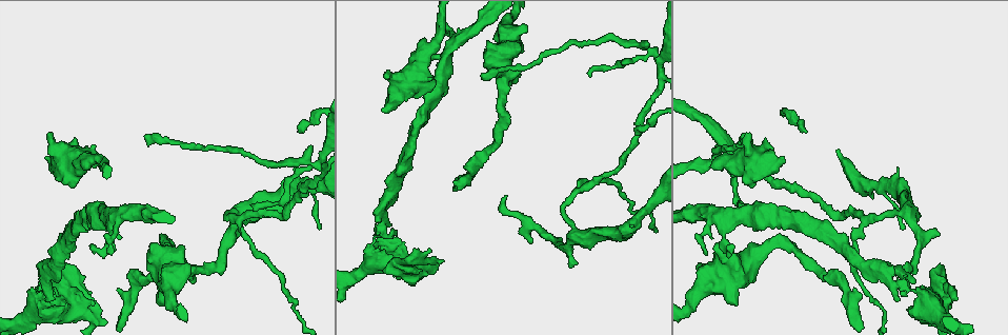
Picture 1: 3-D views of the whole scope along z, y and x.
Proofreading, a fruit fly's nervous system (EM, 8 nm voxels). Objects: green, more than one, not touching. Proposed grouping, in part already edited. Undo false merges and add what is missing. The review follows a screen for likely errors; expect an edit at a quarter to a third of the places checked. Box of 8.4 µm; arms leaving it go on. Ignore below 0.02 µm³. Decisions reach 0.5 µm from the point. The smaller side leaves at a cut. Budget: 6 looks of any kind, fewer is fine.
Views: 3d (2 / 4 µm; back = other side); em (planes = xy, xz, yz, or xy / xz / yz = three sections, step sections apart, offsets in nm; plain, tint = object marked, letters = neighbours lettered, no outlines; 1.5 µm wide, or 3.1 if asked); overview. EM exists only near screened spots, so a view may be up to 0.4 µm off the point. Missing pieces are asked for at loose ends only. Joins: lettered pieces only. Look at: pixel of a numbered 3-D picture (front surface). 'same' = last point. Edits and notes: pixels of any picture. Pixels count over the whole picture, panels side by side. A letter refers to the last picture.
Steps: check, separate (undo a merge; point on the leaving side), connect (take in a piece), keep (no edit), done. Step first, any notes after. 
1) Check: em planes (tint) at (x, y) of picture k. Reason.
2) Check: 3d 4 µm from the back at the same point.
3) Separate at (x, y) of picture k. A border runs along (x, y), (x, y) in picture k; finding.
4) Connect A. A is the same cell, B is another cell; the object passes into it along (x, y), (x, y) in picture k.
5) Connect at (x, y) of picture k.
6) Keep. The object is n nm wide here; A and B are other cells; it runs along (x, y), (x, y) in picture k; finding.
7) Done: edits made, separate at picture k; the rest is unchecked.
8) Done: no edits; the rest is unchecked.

Check: 3d 4 µm at (862, 217) of picture 1. A fork.

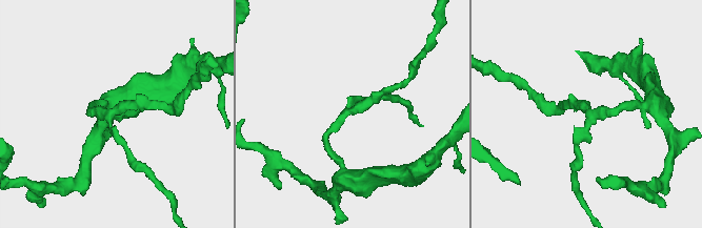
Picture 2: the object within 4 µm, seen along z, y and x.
Check: em xz step 4 (tint) at (115, 109) of picture 2. 3 arms meet here.

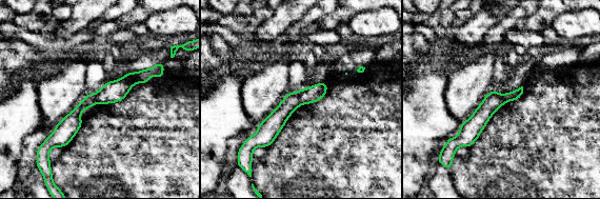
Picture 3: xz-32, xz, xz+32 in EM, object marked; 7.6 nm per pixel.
Check: em planes (letters) at the same point.

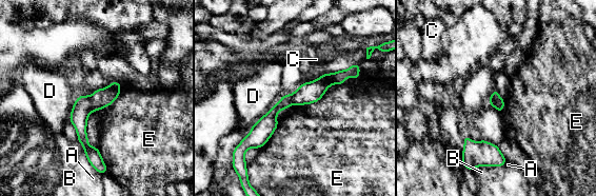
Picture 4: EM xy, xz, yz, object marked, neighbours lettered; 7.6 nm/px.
Separate at (101, 98) of picture 4. A, B, C, D and E are other cells; the part that leaves runs along (352, 73), (294, 98) in picture 4; two cells meet here.

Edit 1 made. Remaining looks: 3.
Check: overview. See it whole again.

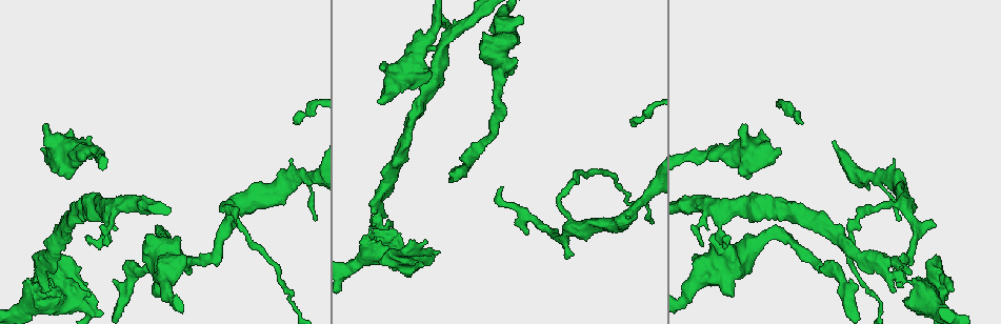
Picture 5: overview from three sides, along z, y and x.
Check: em xy step 8 (tint) at (155, 296) of picture 5. Thick end.

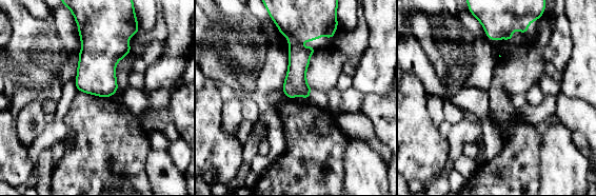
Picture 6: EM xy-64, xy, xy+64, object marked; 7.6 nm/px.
Check: em planes (letters) at the same point.

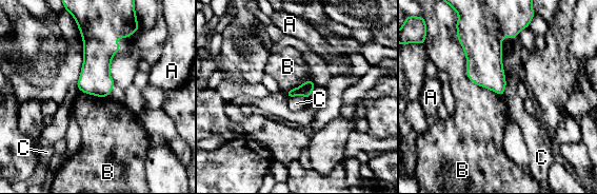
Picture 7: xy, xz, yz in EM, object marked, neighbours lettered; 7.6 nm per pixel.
Keep. A, B and C are other cells; a border runs along (456, 34), (466, 76), (502, 96) in picture 7; no lettered piece goes on from it.

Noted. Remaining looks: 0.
Done: edits made, separate at picture 4; the rest is unchecked.

